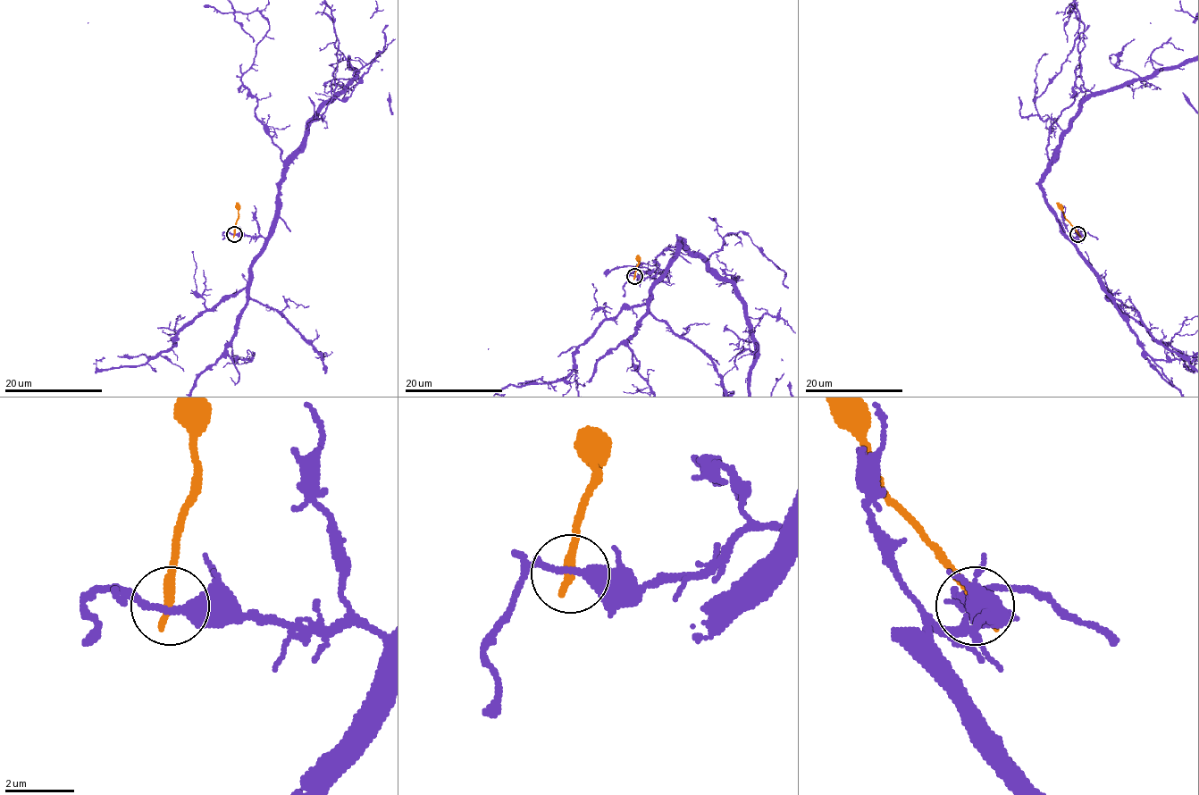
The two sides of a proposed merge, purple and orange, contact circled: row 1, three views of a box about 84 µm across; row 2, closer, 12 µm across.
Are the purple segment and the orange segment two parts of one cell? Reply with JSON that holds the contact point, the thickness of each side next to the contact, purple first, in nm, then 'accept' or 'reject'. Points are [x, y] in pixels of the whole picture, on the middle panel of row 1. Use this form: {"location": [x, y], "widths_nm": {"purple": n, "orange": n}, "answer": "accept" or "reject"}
{"location": [634, 276], "widths_nm": {"purple": 300, "orange": 320}, "answer": "reject"}

